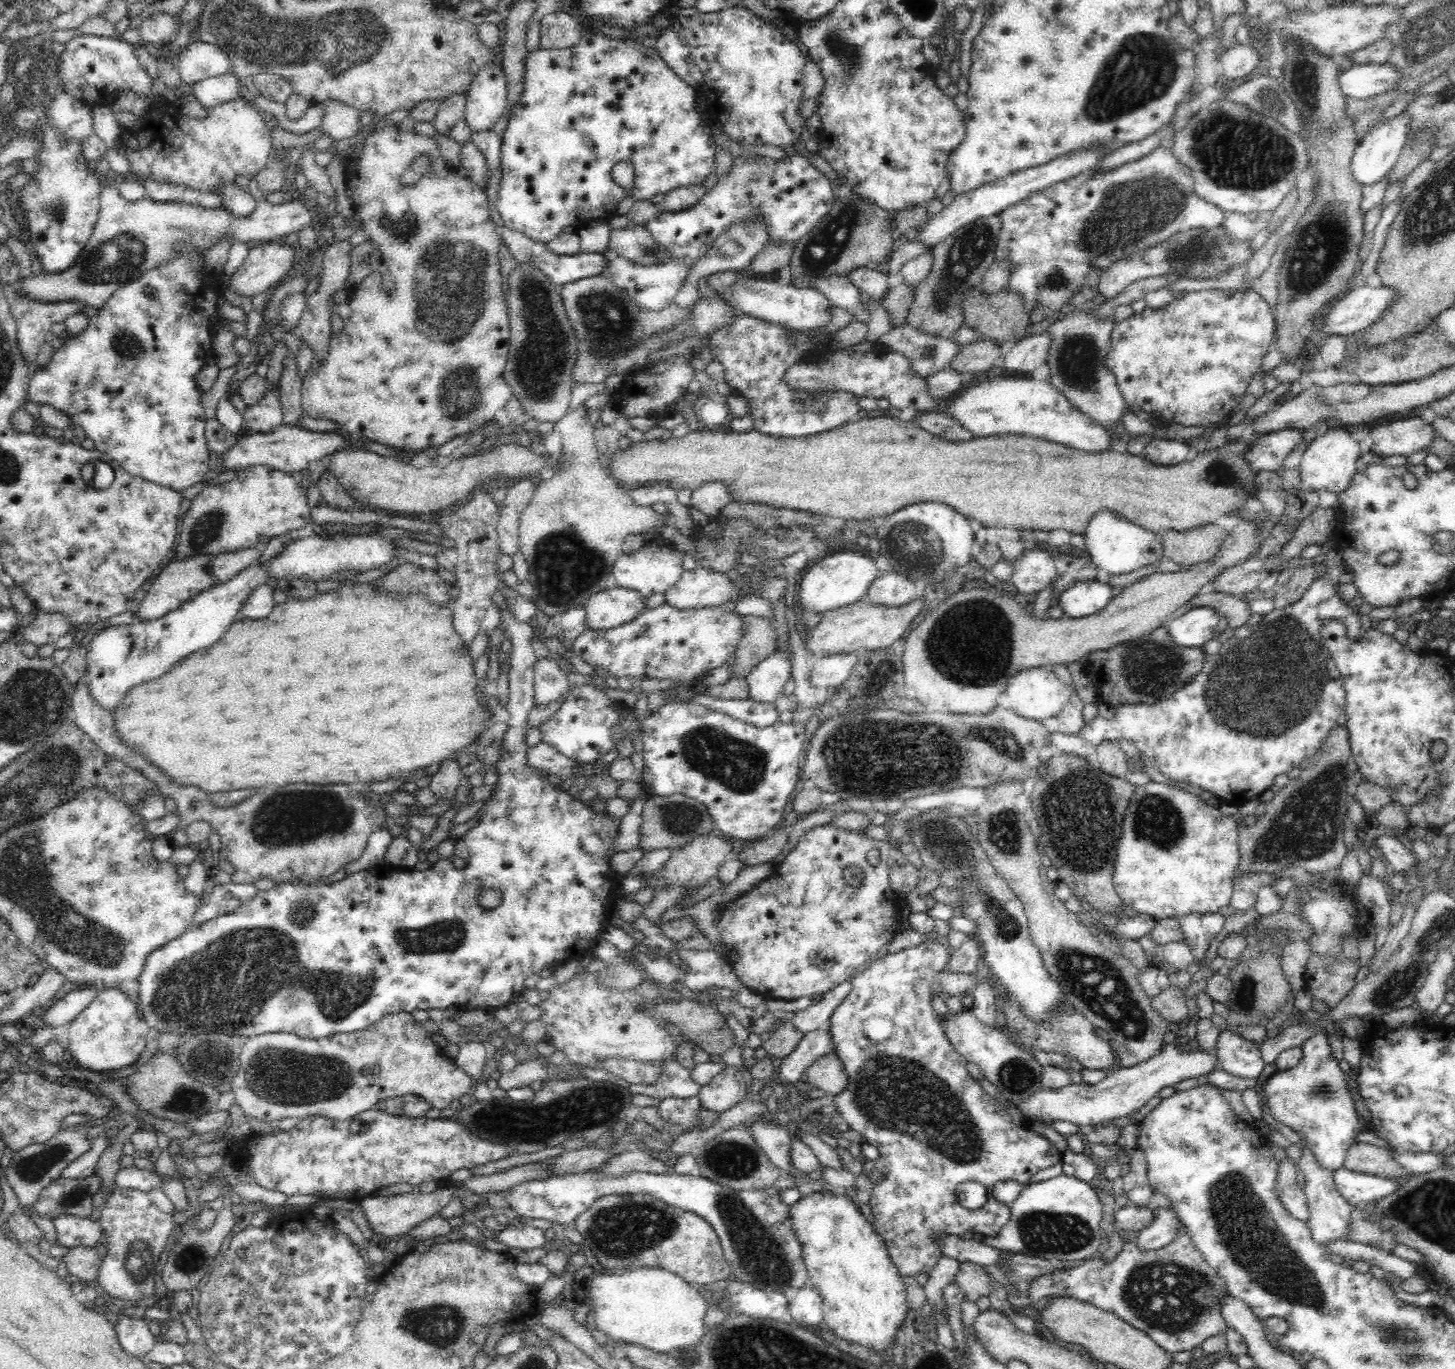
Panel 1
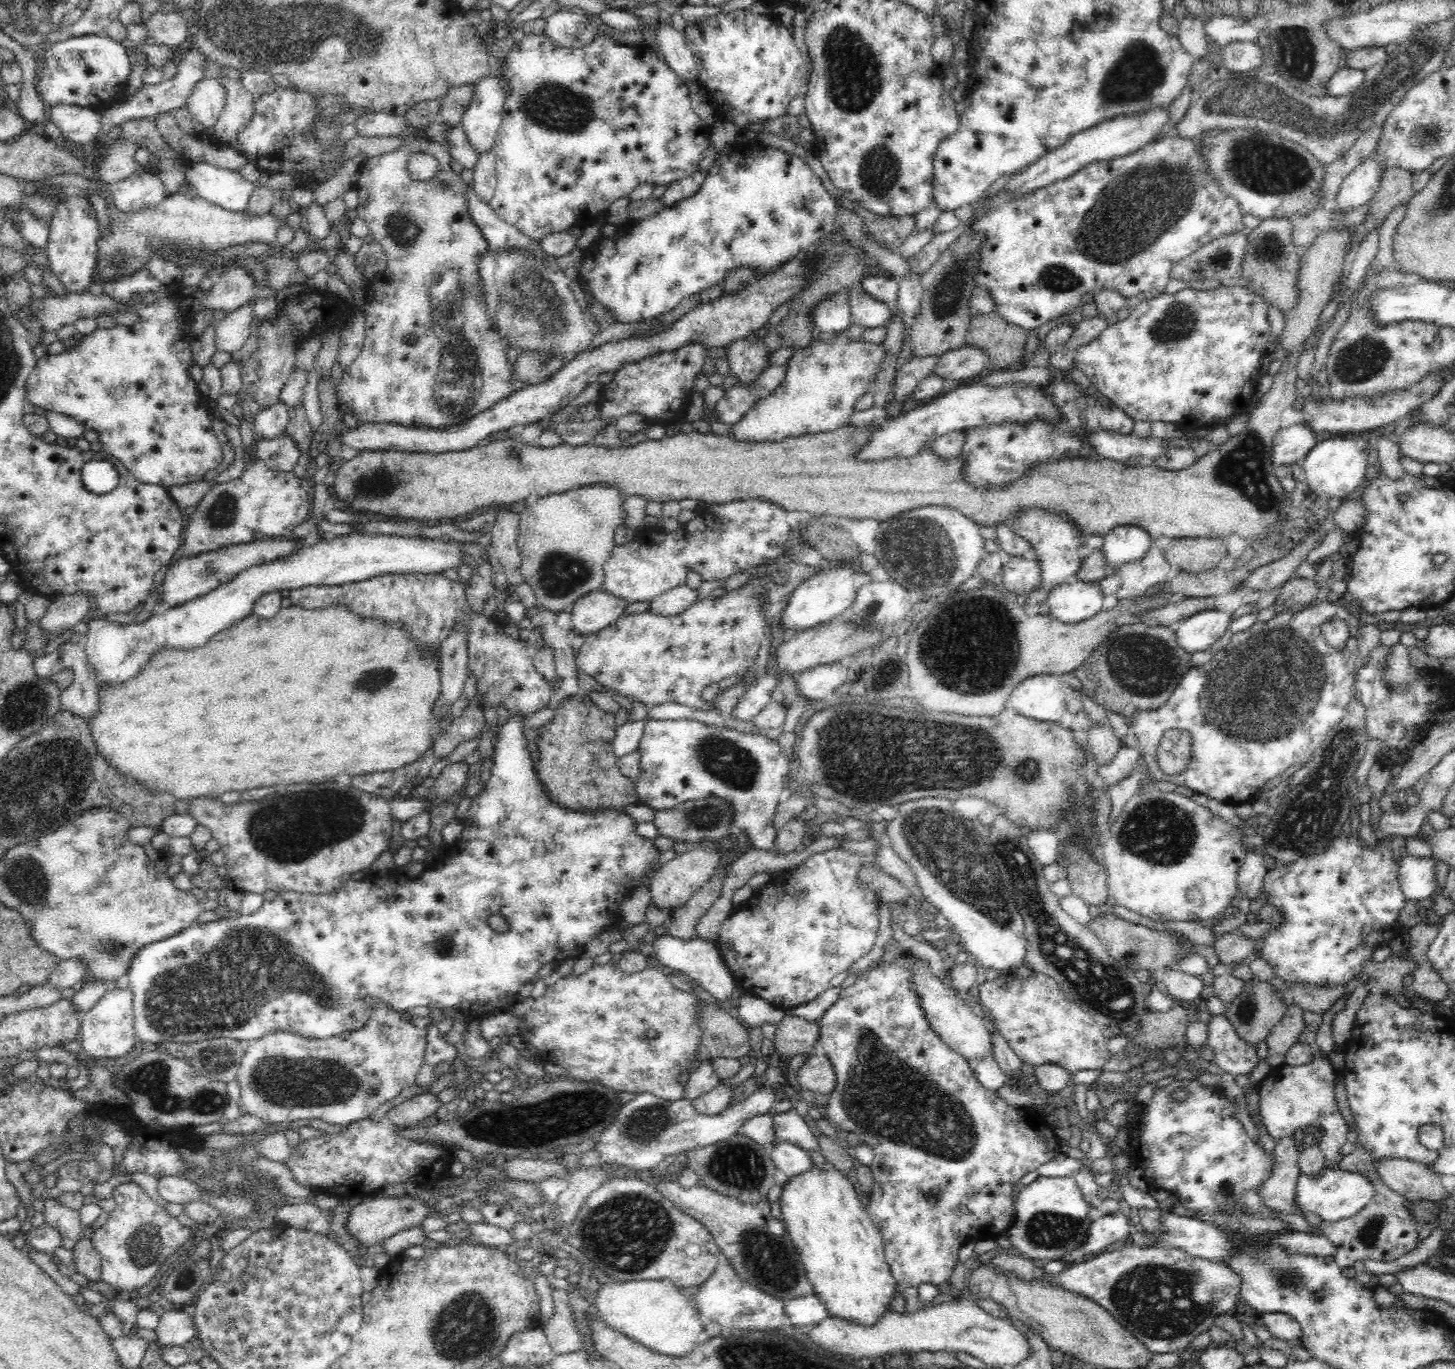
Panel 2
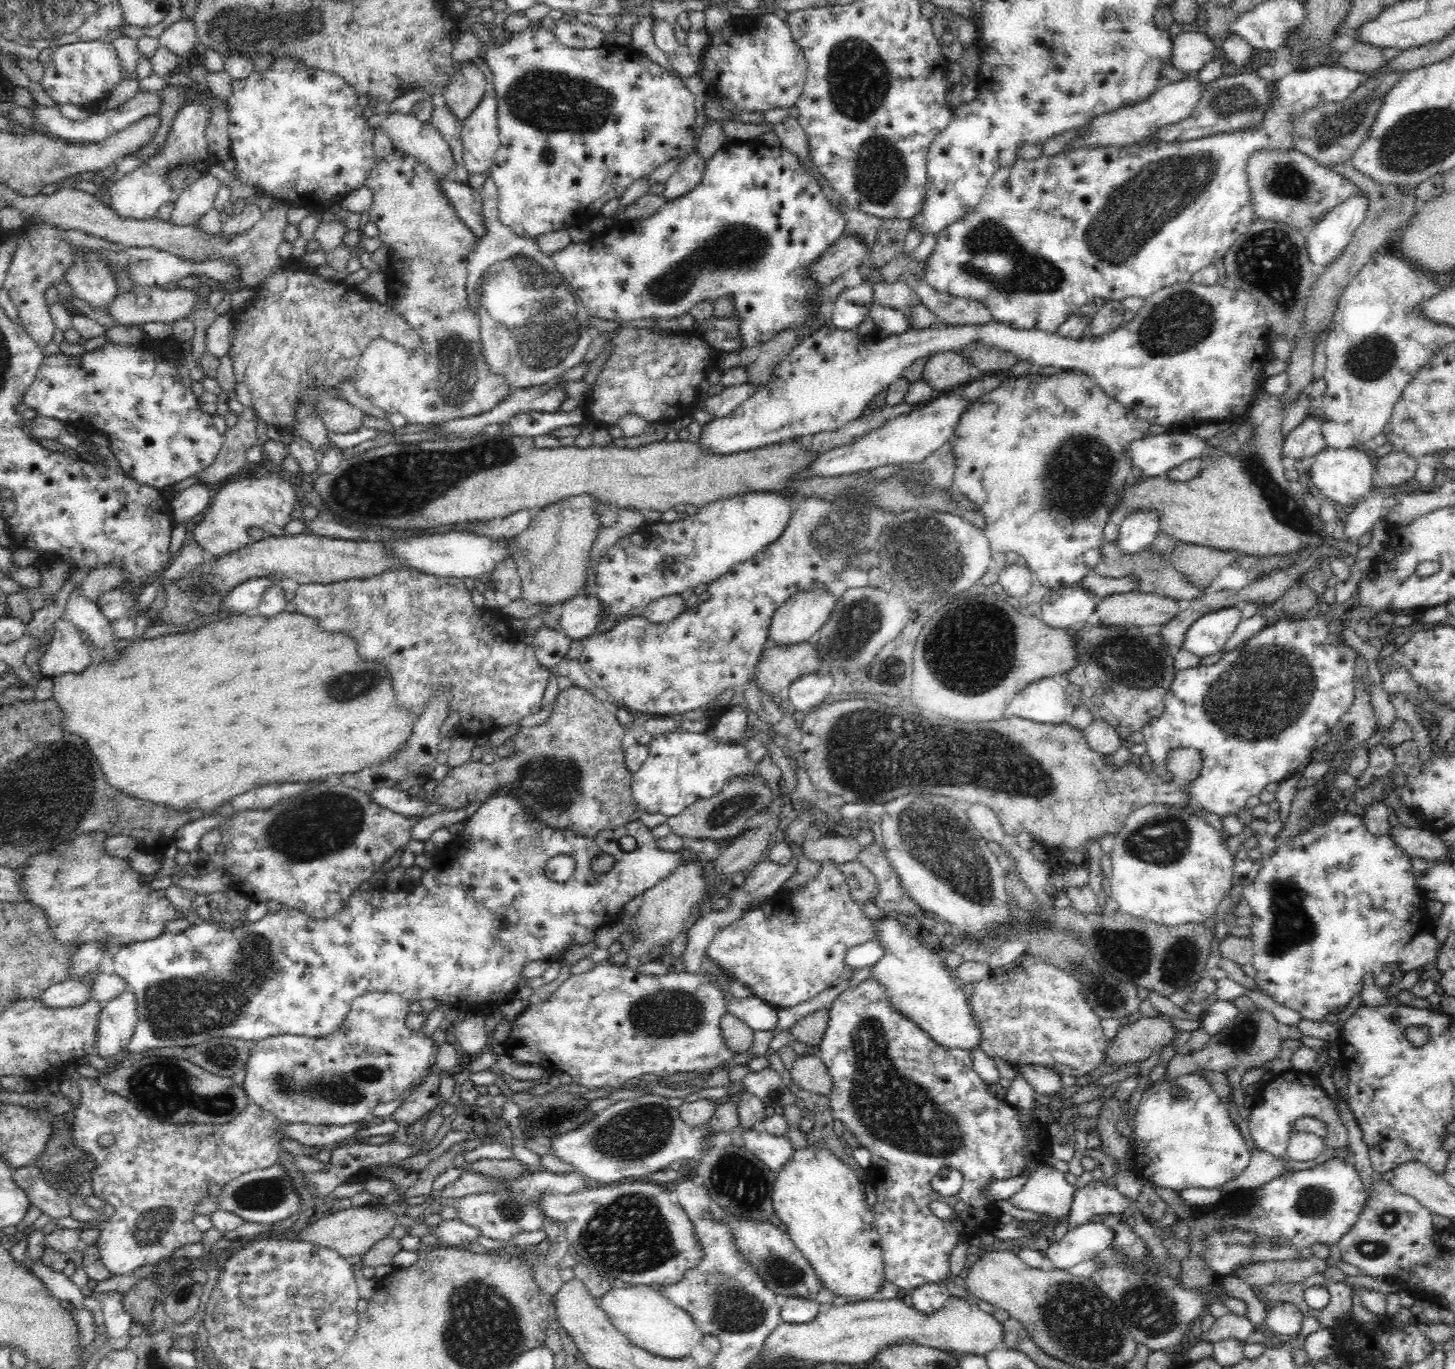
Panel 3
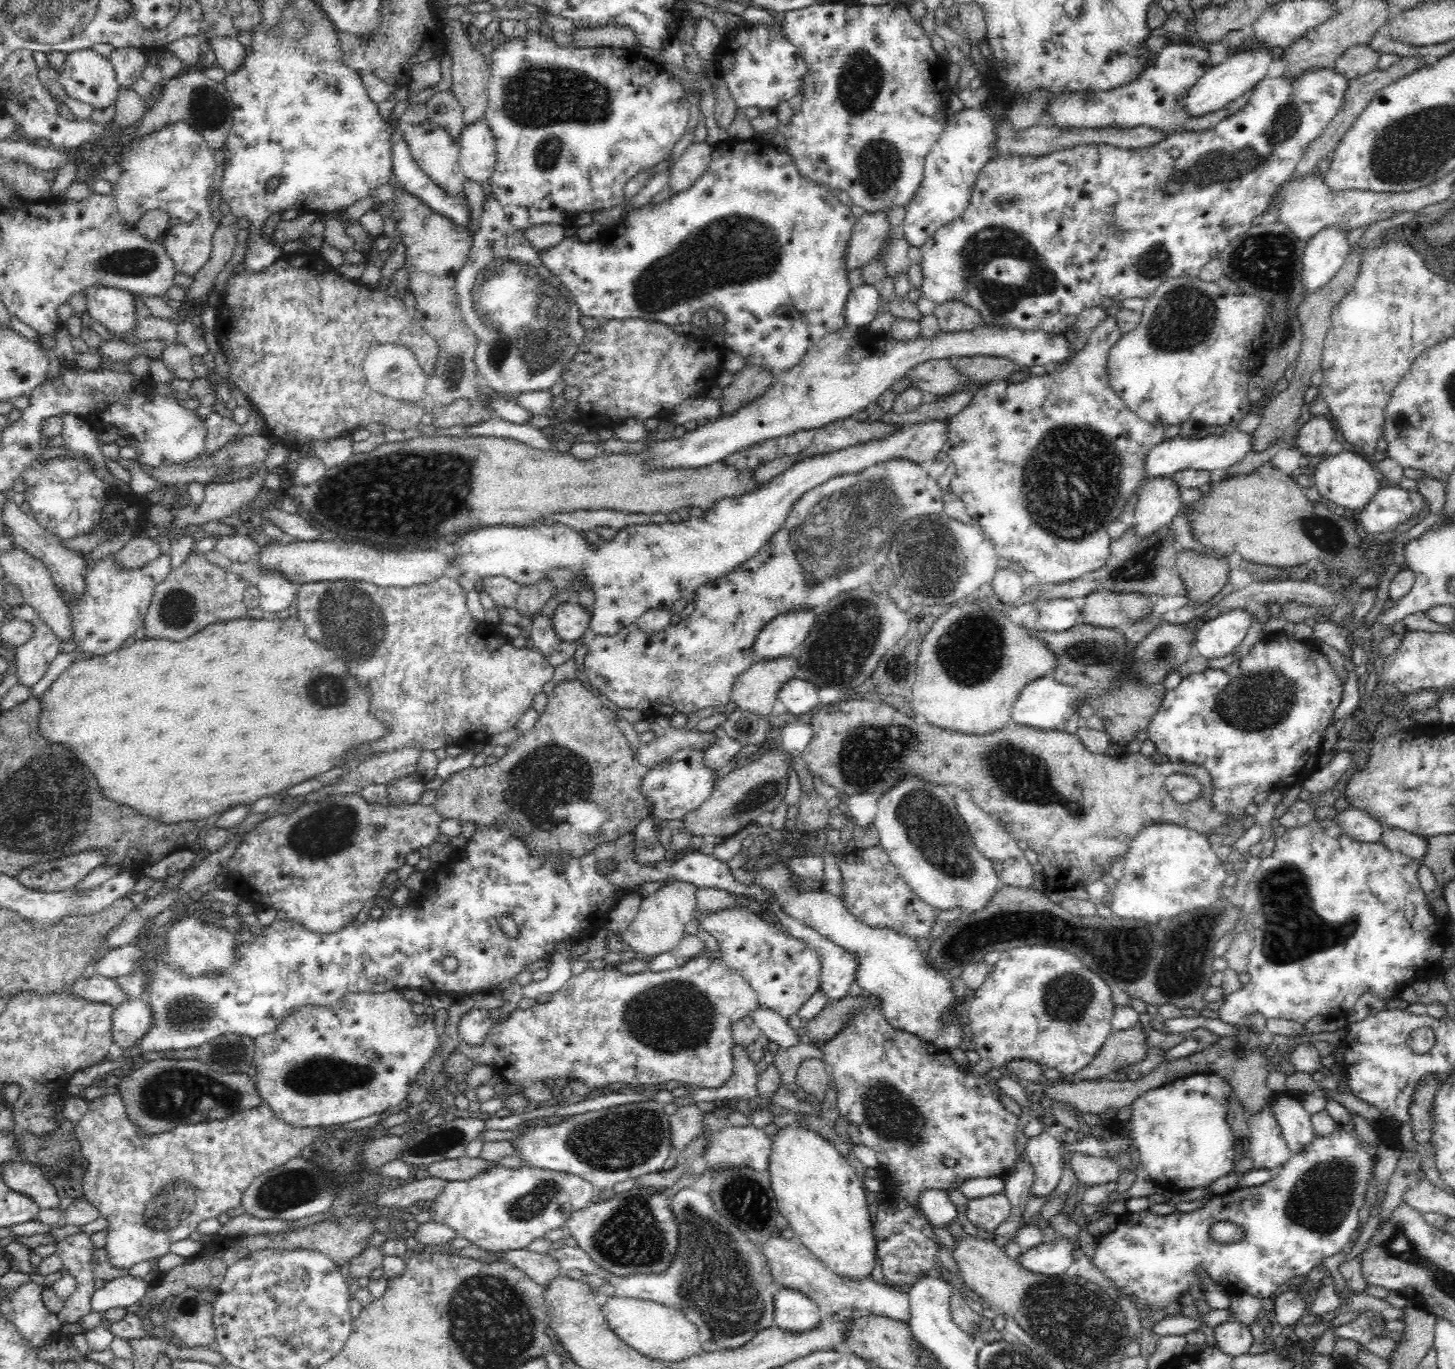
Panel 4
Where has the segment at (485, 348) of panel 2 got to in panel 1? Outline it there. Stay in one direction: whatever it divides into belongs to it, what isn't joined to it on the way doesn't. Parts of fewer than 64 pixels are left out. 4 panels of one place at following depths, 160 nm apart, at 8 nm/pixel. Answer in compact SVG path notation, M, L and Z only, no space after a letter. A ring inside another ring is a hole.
M386 124L378 126L374 134L370 134L363 143L365 147L361 157L347 163L347 188L352 192L353 209L360 217L365 233L379 246L384 266L392 274L393 286L391 289L384 289L381 273L369 274L358 285L358 290L352 294L352 300L347 302L352 309L350 322L345 324L344 330L340 334L331 336L330 354L319 366L320 368L317 368L316 361L313 361L312 370L303 380L302 404L307 416L340 422L342 430L346 433L365 436L372 442L378 442L378 444L384 444L384 446L399 451L406 451L410 456L410 454L430 446L438 448L444 442L448 442L460 434L477 430L480 424L488 422L492 416L495 416L494 414L503 408L513 394L512 388L503 379L510 350L511 333L507 316L507 302L500 287L502 286L502 276L497 257L498 248L501 245L500 235L490 218L490 205L484 187L475 184L469 177L461 178L458 176L457 169L450 170L440 154L436 140L428 134L416 135L414 131L398 131L395 124ZM426 152L433 162L431 171L413 185L404 184L401 178L406 172L406 168L412 164L412 158L416 158L418 154L426 154Z

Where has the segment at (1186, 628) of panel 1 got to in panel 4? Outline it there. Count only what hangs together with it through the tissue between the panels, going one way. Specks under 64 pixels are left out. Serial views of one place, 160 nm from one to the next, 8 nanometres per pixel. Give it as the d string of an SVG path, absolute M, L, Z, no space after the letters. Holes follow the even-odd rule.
M1232 610L1204 624L1196 634L1194 653L1210 660L1231 655L1244 640L1253 619L1245 610Z

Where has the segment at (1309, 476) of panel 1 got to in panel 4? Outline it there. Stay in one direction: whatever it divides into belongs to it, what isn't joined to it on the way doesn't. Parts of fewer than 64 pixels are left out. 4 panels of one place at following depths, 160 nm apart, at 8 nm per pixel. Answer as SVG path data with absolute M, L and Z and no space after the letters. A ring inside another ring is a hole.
M1343 452L1337 455L1330 456L1321 464L1318 464L1314 474L1316 477L1315 484L1322 499L1332 507L1342 506L1342 508L1352 510L1358 514L1367 505L1367 502L1374 498L1384 482L1377 471L1367 462L1368 460L1365 460L1365 456L1361 457L1353 452Z

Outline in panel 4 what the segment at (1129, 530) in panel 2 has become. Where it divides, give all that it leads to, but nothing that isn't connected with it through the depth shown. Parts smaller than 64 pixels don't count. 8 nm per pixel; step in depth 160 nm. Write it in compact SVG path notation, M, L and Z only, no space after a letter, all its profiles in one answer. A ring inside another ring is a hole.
M1172 475L1150 478L1141 486L1137 497L1131 524L1140 538L1146 538L1160 526L1169 524L1184 506L1180 488Z

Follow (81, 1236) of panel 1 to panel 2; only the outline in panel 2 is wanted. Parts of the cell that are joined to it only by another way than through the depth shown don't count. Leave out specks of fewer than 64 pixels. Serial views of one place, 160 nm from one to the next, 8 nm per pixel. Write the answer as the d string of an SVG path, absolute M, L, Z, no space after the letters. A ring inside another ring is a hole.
M46 1199L42 1211L45 1224L55 1228L62 1237L62 1247L73 1250L80 1240L80 1212L62 1206L57 1199Z

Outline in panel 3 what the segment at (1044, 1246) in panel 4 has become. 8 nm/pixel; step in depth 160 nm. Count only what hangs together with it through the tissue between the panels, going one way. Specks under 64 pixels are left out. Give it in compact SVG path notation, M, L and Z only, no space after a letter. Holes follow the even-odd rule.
M1087 1222L1066 1232L1060 1240L1050 1242L1042 1252L1045 1268L1070 1269L1084 1260L1094 1259L1096 1253L1109 1248L1114 1233L1110 1224Z

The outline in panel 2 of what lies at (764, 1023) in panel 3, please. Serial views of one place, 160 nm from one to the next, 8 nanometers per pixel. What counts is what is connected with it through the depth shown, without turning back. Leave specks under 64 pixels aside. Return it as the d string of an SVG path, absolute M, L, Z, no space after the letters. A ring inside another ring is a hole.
M666 935L654 942L653 949L657 965L661 969L684 974L689 980L695 982L698 986L702 986L706 992L714 996L717 1003L725 1007L730 1006L736 982L732 971L723 961L722 955L720 955L720 951L715 946L714 941L706 941L700 938L684 941L676 939L671 935ZM748 994L738 997L736 1008L738 1018L749 1028L761 1026L763 1023L777 1026L786 1015L784 1010Z

